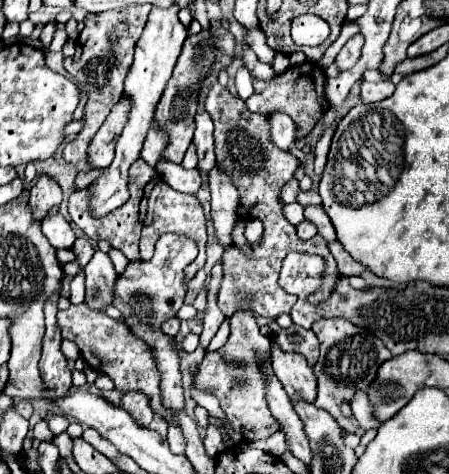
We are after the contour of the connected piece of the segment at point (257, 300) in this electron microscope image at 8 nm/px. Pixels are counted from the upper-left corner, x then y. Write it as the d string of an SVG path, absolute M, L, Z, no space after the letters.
M218 82L210 86L210 92L206 96L206 112L214 120L214 140L216 140L216 160L232 180L236 180L236 186L240 188L240 218L258 218L264 222L264 234L256 244L250 244L252 252L244 254L238 246L228 248L222 256L224 264L224 280L218 292L218 306L220 310L230 318L230 314L242 306L244 302L250 302L250 308L264 318L276 318L278 314L288 314L290 308L296 302L296 296L284 292L278 286L278 274L282 268L282 260L290 252L308 252L308 254L320 254L324 256L326 268L324 268L324 281L322 288L308 296L312 304L320 304L328 298L328 292L332 292L332 284L340 278L336 260L328 250L328 244L322 236L314 236L312 240L300 242L296 236L296 228L284 220L282 214L282 202L278 200L282 186L292 180L294 170L300 168L298 160L276 148L272 140L268 138L268 120L264 114L252 114L248 108L244 108L244 102L236 96L232 96L224 86Z

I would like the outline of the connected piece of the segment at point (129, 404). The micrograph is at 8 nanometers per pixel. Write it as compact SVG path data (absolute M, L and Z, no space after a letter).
M126 392L120 400L120 408L124 408L134 420L140 420L142 426L150 424L154 418L154 412L148 404L148 398L142 392Z

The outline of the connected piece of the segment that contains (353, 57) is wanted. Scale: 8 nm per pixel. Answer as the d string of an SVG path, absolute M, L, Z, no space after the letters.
M362 34L352 36L352 38L344 44L344 48L340 50L340 54L336 56L336 64L338 64L338 68L340 68L340 70L348 70L348 68L352 68L352 66L356 64L356 60L360 58L360 50L362 50L362 46L364 46L364 36L362 36Z

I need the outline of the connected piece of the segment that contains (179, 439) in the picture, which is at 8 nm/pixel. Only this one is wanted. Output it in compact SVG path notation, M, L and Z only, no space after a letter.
M168 426L168 444L170 444L170 450L172 450L174 454L184 454L184 450L186 450L186 440L184 440L180 428Z

